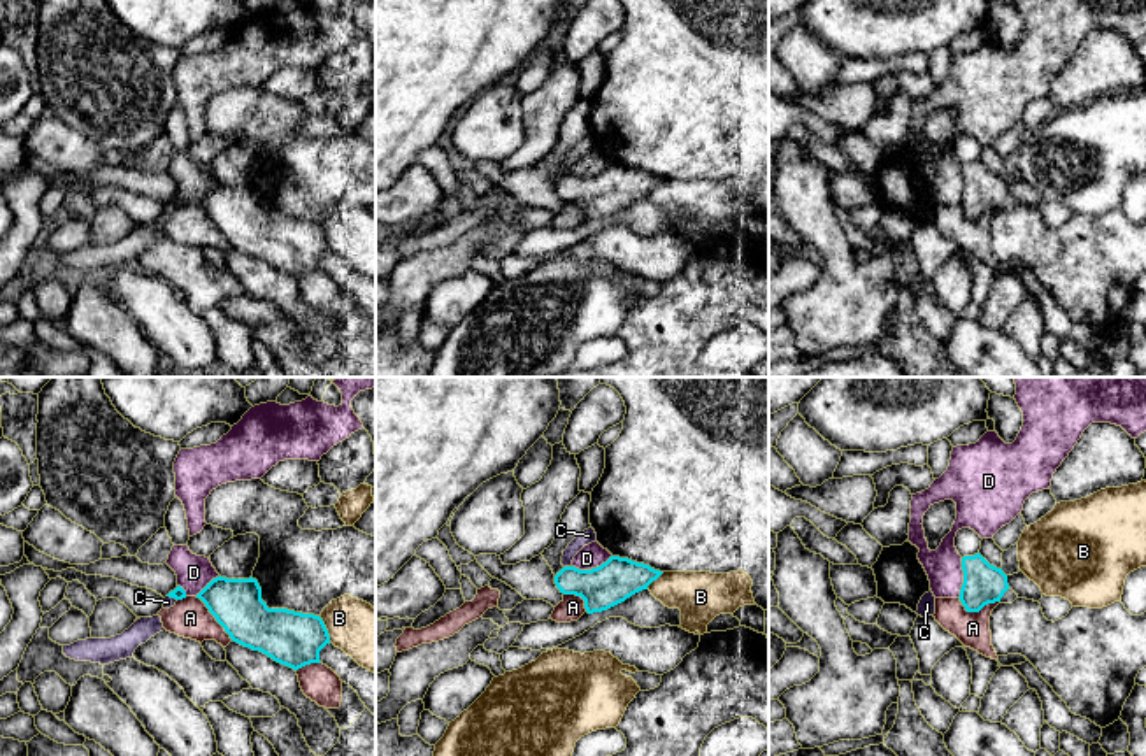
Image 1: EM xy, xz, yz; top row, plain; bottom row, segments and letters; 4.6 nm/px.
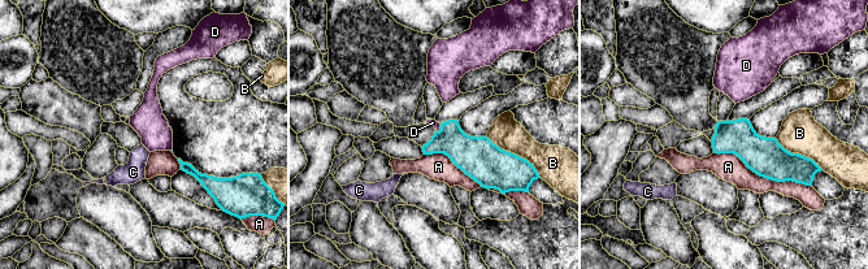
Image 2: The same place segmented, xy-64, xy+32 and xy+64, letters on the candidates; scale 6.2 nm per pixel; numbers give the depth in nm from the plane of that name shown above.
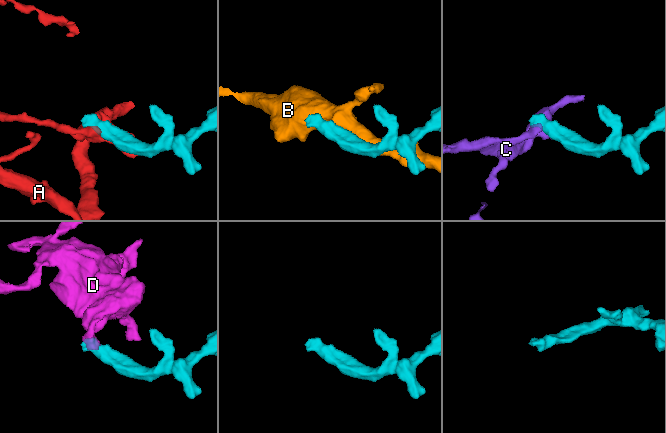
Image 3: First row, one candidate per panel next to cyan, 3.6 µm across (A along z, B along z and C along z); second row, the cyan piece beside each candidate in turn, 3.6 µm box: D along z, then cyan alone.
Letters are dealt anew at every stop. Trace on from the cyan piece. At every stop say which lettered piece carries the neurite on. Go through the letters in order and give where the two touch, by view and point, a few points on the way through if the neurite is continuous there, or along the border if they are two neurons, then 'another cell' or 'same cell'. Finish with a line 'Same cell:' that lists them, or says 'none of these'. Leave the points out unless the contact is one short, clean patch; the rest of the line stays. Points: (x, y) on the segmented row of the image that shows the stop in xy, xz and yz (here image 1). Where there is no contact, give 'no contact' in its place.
A: yz (976, 611) | another cell
B: xy (325, 628) | another cell
C: xz (567, 567) | along xz (564, 565), (571, 567) | another cell
D: xz (592, 569) | along xz (611, 555), (590, 569), (572, 567) | another cell
Same cell: none of these

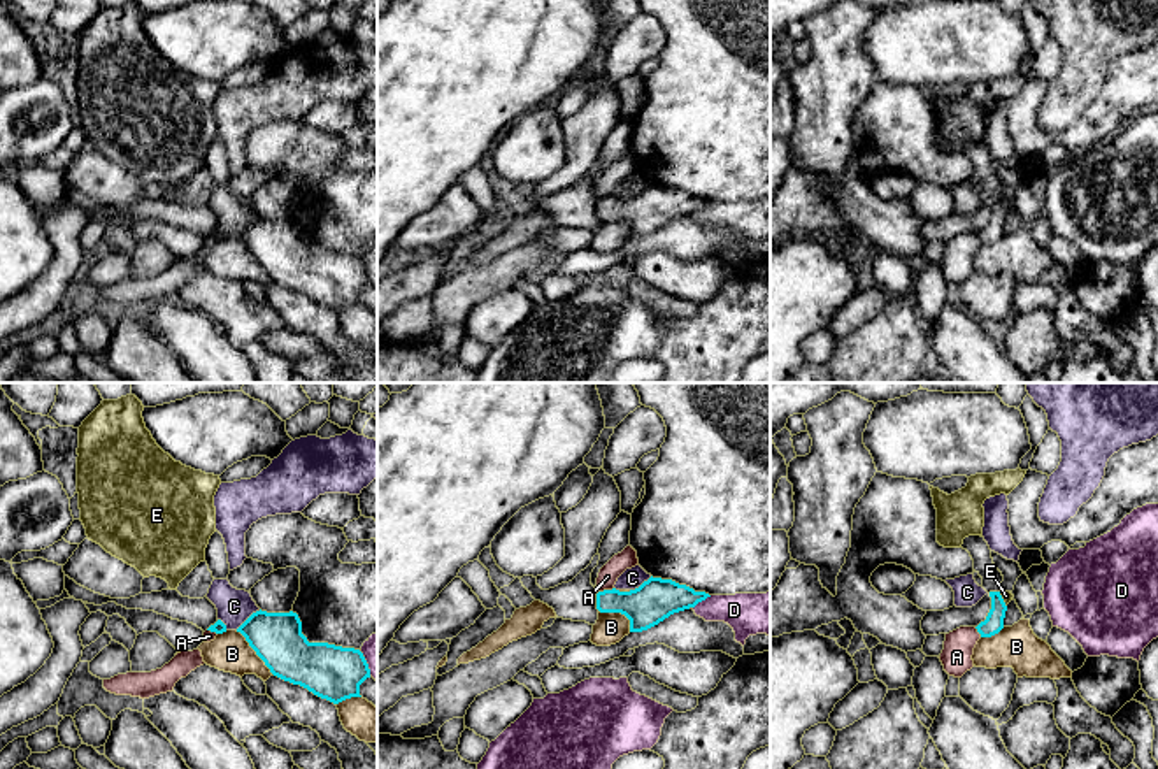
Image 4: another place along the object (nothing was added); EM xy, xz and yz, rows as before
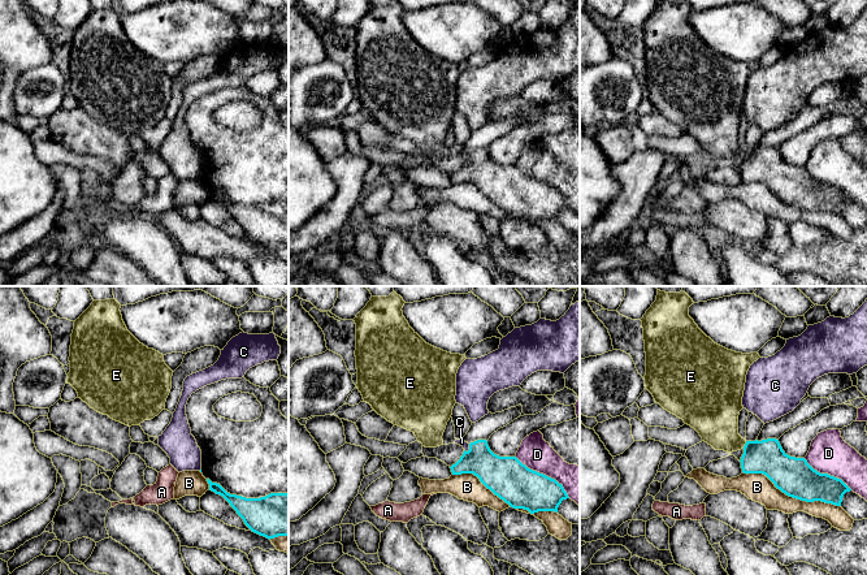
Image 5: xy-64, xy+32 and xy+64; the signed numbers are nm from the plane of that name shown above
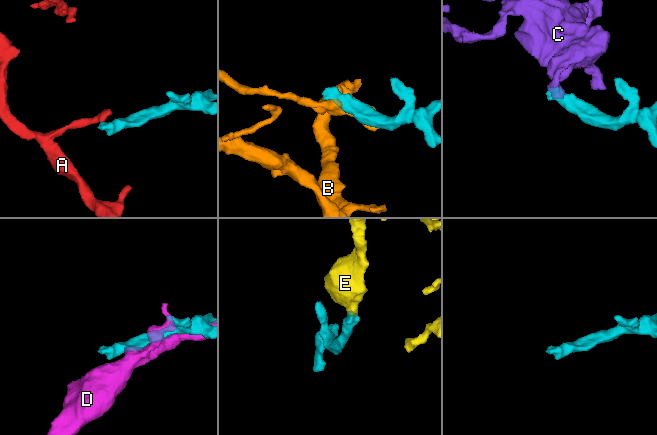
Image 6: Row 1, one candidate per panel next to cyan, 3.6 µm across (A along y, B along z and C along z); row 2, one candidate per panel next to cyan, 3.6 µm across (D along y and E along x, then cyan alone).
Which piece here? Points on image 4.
A: xz (606, 590) | along xz (613, 587), (599, 592) | another cell
B: xy (255, 650) | another cell
C: xy (250, 617) | along xy (260, 610), (253, 611), (235, 629) | another cell
D: xz (700, 601) | another cell
E: yz (1002, 599) | across yz (993, 624), (1002, 599), (1006, 596) | same cell
Same cell: E

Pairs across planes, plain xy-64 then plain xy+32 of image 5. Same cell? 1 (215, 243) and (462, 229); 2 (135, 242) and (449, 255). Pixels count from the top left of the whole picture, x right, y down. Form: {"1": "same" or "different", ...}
{"1": "same", "2": "same"}

